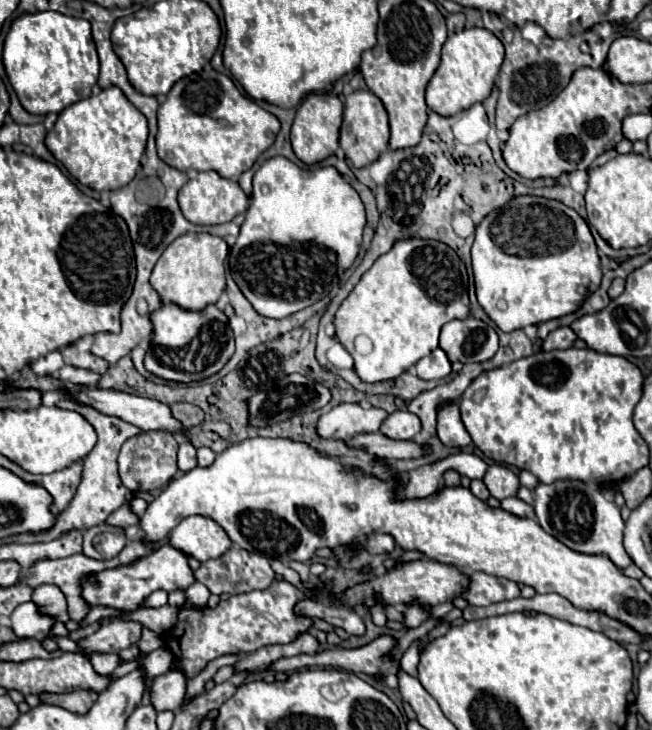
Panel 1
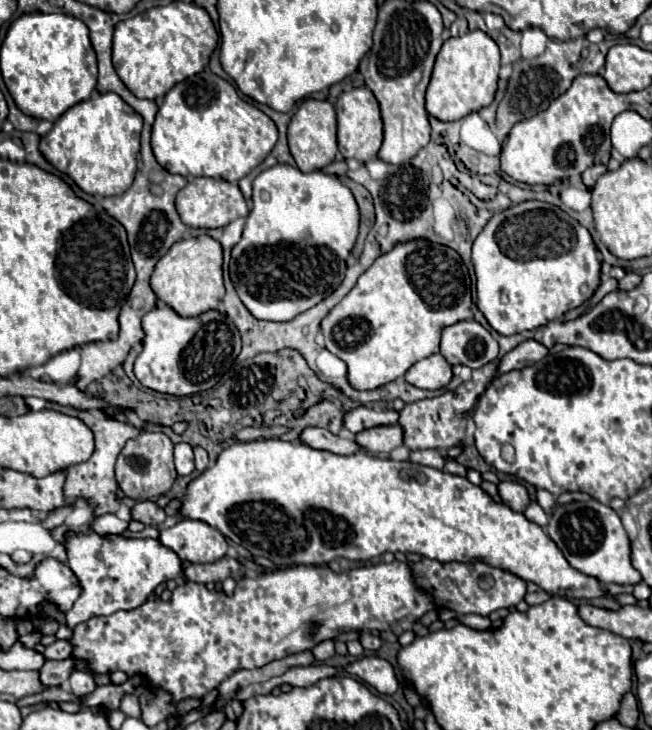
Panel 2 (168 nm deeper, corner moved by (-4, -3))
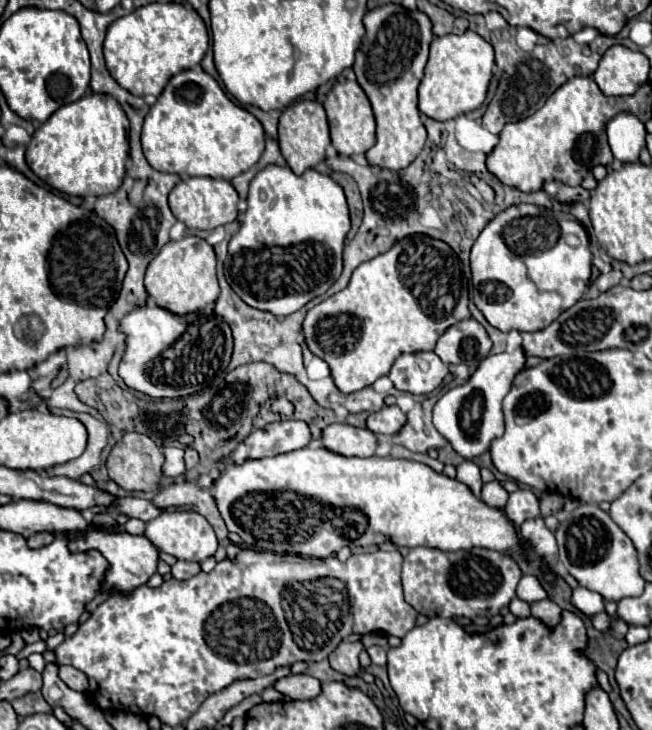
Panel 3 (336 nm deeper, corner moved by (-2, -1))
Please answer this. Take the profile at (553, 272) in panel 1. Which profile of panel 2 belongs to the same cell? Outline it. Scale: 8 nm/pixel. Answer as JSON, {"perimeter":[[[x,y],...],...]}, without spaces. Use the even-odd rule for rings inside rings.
{"perimeter":[[[528,200],[528,202],[520,202],[500,214],[494,214],[488,224],[484,226],[484,230],[478,234],[478,238],[474,240],[472,245],[472,262],[474,270],[476,270],[476,278],[478,278],[478,308],[480,312],[486,316],[488,324],[498,332],[498,334],[504,334],[504,336],[512,336],[512,334],[518,334],[518,332],[524,332],[524,330],[536,330],[538,326],[544,326],[552,320],[558,320],[562,318],[568,310],[572,308],[578,308],[580,304],[584,304],[586,300],[590,300],[594,296],[594,292],[598,290],[598,284],[600,284],[600,260],[598,260],[598,250],[594,246],[594,240],[588,232],[588,228],[584,228],[576,218],[572,218],[570,214],[562,212],[558,206],[552,206],[548,202],[536,202],[536,200]]]}

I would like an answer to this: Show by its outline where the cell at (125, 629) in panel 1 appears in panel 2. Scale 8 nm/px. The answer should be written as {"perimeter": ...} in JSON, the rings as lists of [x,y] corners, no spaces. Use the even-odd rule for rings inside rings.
{"perimeter":[[[68,656],[66,660],[46,660],[44,666],[40,668],[40,680],[46,686],[66,686],[70,672],[82,670],[82,672],[92,672],[90,664],[82,658]]]}

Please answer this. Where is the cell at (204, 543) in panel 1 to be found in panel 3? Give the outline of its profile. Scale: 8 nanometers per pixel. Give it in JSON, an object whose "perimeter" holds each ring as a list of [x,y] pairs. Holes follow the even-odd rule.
{"perimeter":[[[176,510],[176,512],[164,512],[158,518],[152,518],[146,522],[146,532],[144,536],[160,550],[166,554],[176,556],[178,560],[186,560],[186,562],[204,562],[208,556],[214,556],[216,548],[218,548],[218,540],[216,534],[212,530],[212,526],[208,524],[208,520],[202,514],[196,512],[184,512],[184,510]]]}

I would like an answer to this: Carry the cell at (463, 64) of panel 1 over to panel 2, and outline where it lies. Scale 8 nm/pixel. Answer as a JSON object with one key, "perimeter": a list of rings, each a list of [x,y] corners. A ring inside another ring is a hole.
{"perimeter":[[[482,30],[448,38],[436,58],[430,86],[426,90],[426,110],[438,120],[460,120],[470,112],[478,112],[494,100],[500,70],[498,44]]]}

